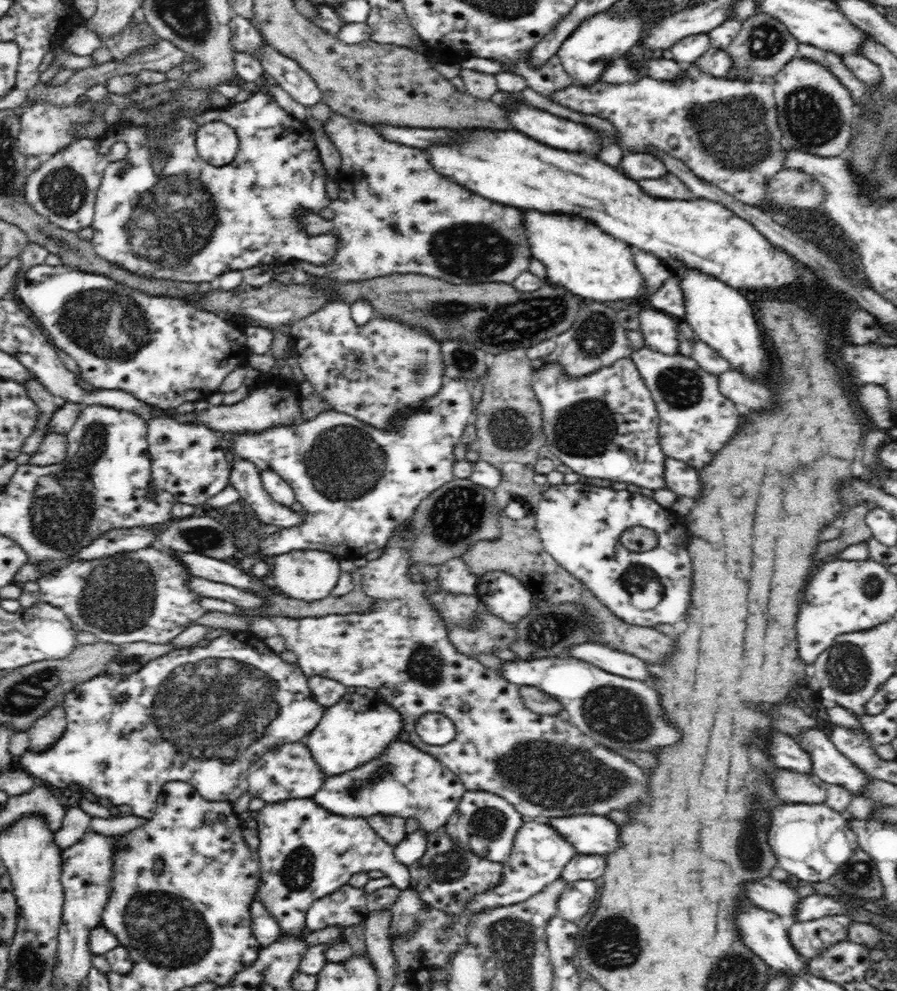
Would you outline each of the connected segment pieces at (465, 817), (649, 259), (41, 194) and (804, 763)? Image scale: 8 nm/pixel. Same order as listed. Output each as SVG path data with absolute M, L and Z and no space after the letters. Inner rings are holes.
M466 791L443 829L452 842L459 844L462 848L474 852L476 856L502 863L508 860L516 832L524 820L514 805L504 797L491 792Z
M637 250L636 263L640 274L643 275L645 285L643 288L642 302L647 300L651 294L654 294L670 276L674 275L672 270L668 269L666 265L653 254Z
M84 137L72 141L28 175L24 184L28 204L38 214L64 230L77 232L90 227L103 172L109 163L124 159L128 149L124 142L114 142L107 153L101 154L97 152L96 139Z
M770 734L766 746L768 746L768 752L772 754L772 758L779 768L804 774L814 772L812 755L790 736L784 736L784 734L774 734L772 736Z

